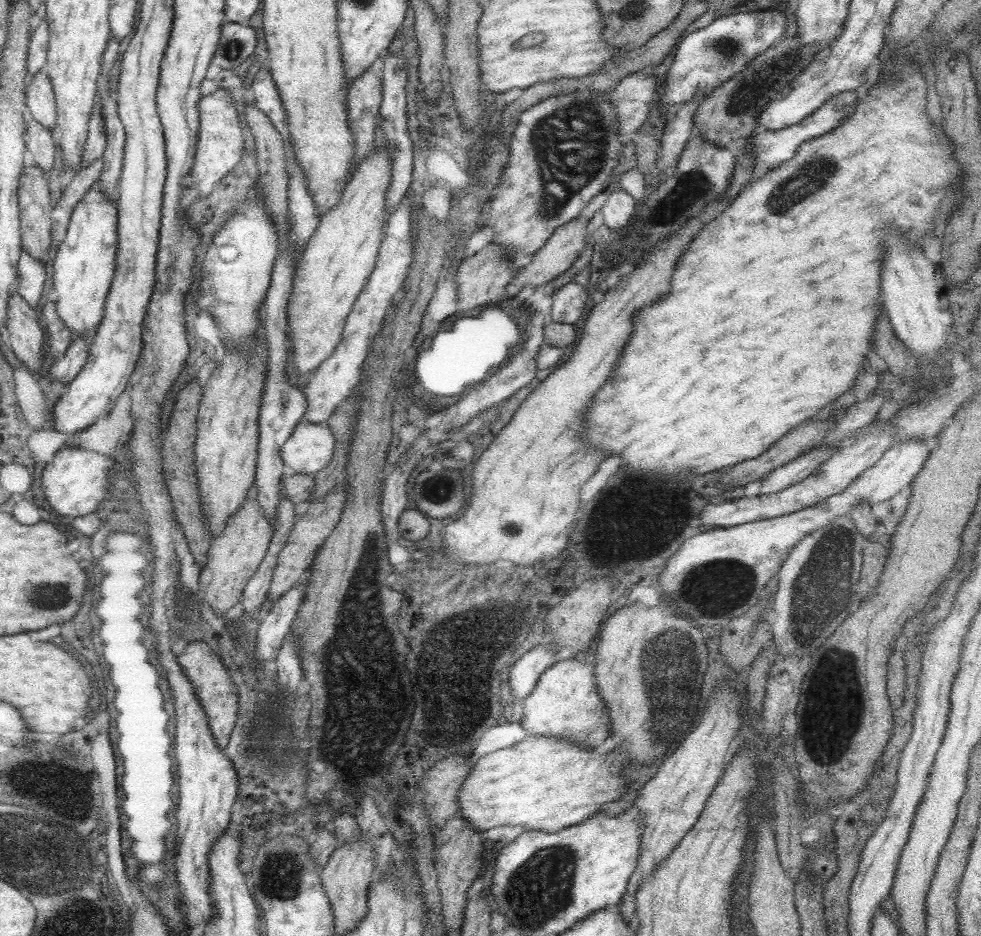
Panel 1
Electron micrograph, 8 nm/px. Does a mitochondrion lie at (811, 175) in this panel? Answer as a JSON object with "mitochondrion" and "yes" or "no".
{"mitochondrion":"yes"}

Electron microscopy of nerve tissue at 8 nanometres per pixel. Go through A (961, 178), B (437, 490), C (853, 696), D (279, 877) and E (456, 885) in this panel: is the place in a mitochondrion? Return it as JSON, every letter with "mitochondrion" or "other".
{"A":"other","B":"mitochondrion","C":"other","D":"mitochondrion","E":"other"}

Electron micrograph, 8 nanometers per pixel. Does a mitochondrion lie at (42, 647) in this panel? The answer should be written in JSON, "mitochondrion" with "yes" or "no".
{"mitochondrion":"no"}

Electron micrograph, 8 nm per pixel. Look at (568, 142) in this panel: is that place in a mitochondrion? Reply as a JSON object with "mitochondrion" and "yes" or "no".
{"mitochondrion":"yes"}

